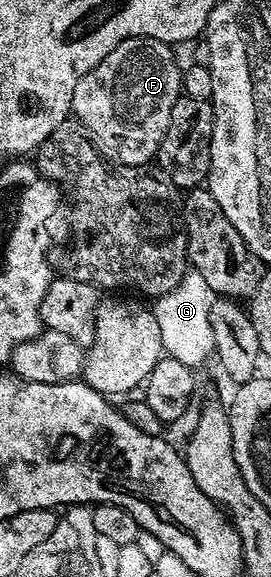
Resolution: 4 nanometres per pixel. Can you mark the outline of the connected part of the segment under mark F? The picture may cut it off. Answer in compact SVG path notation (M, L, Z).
M125 39L77 83L71 113L87 128L104 157L121 165L146 165L158 158L165 131L169 131L173 103L177 103L183 88L175 52L157 39Z

